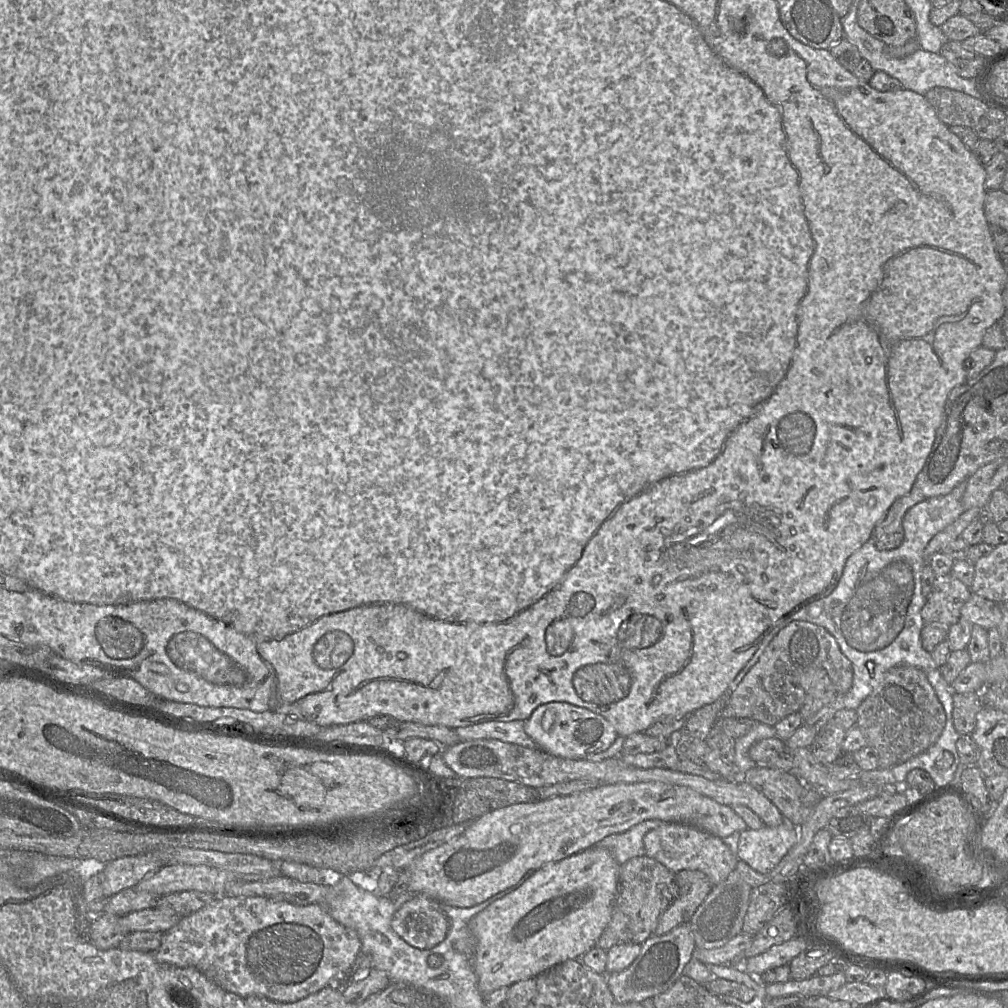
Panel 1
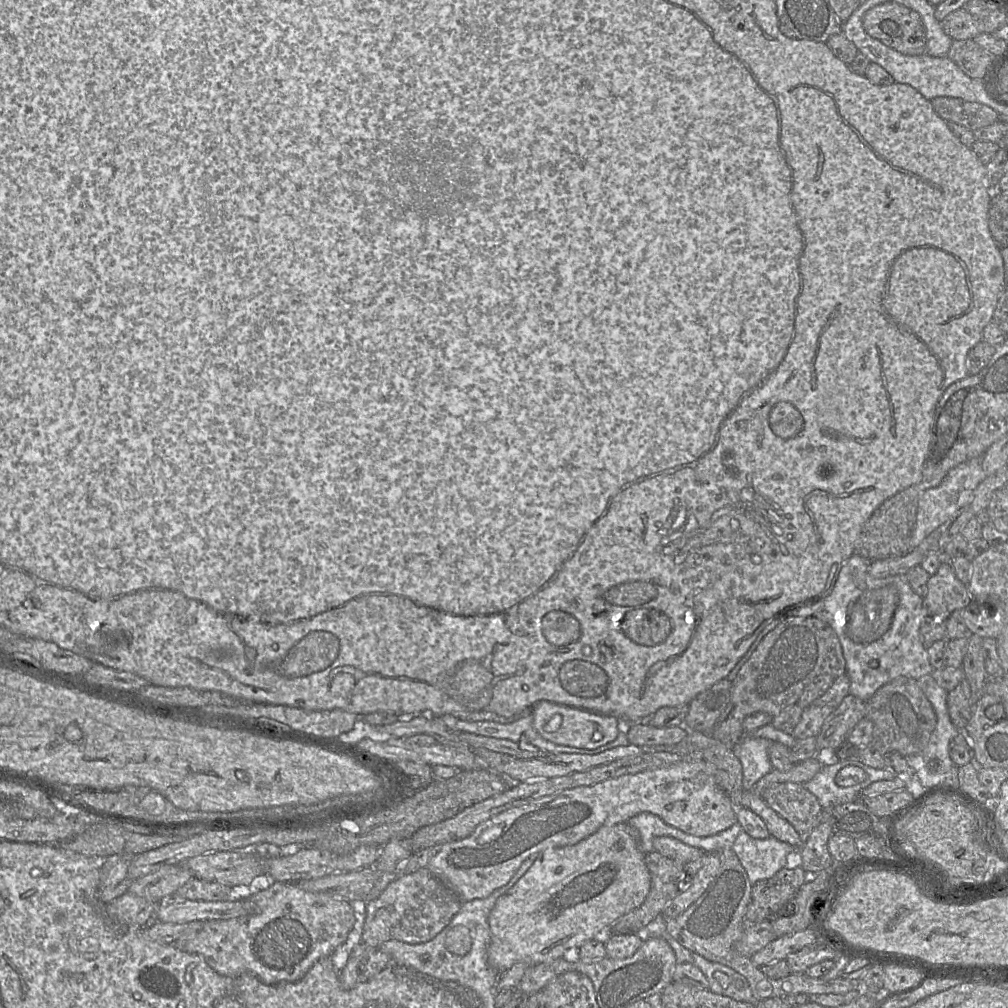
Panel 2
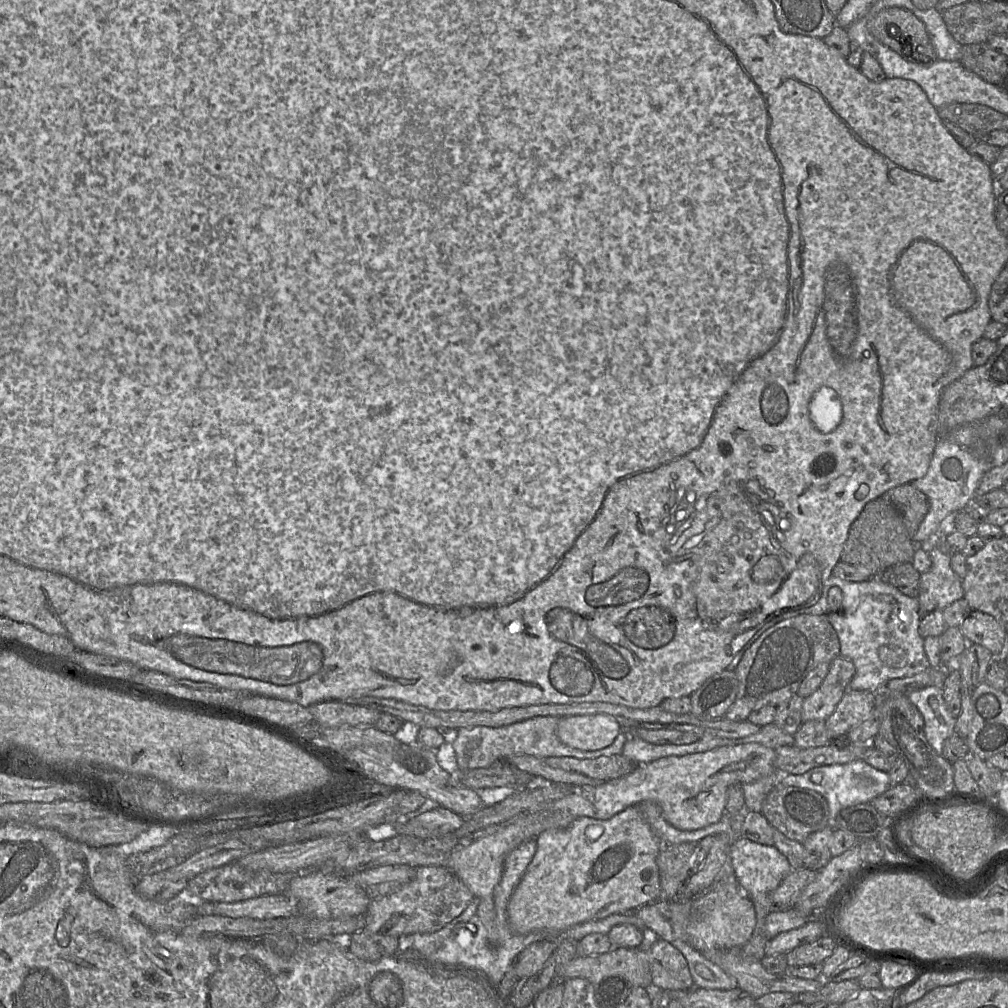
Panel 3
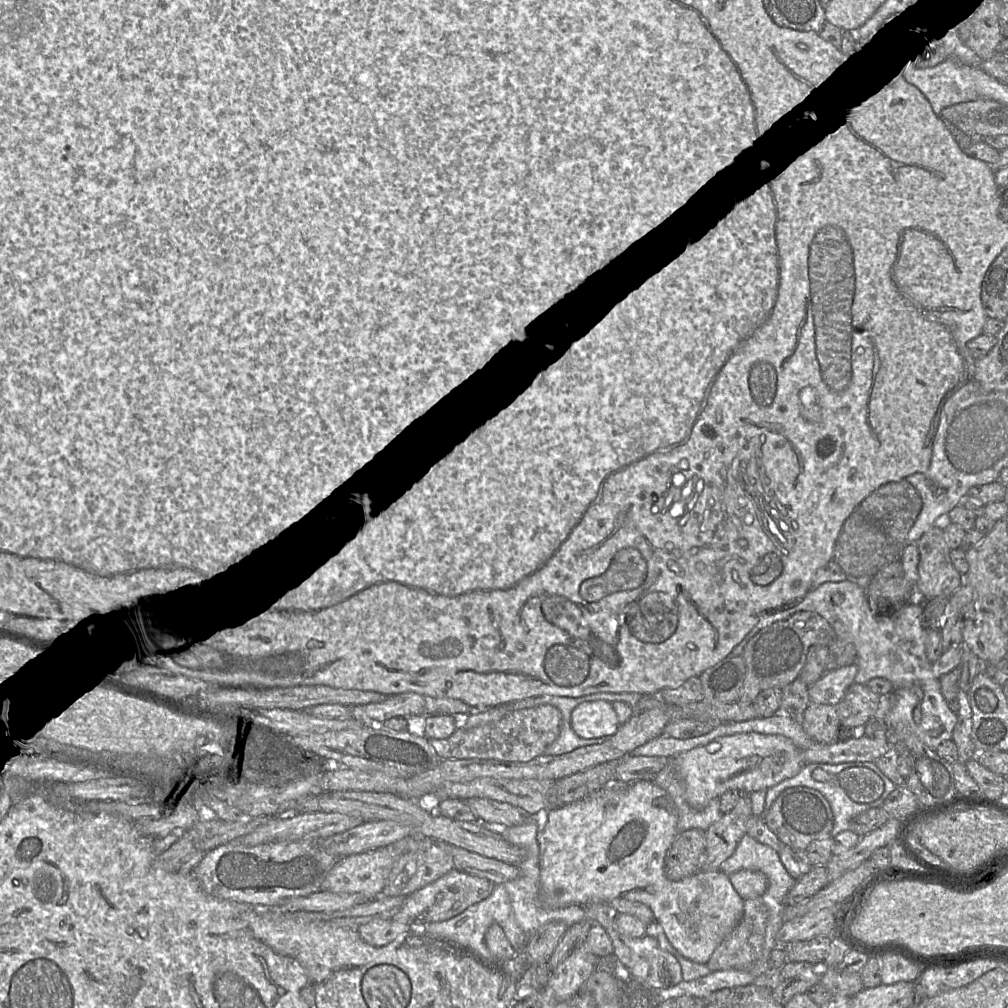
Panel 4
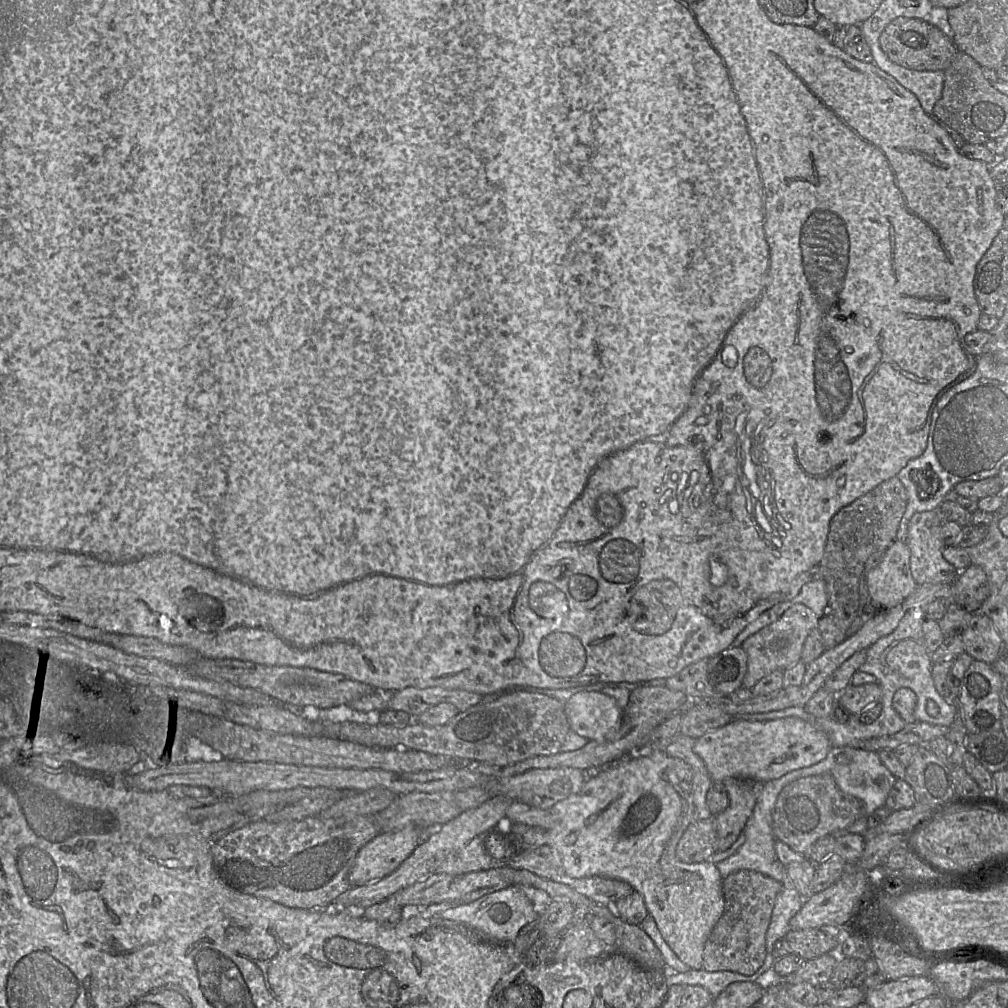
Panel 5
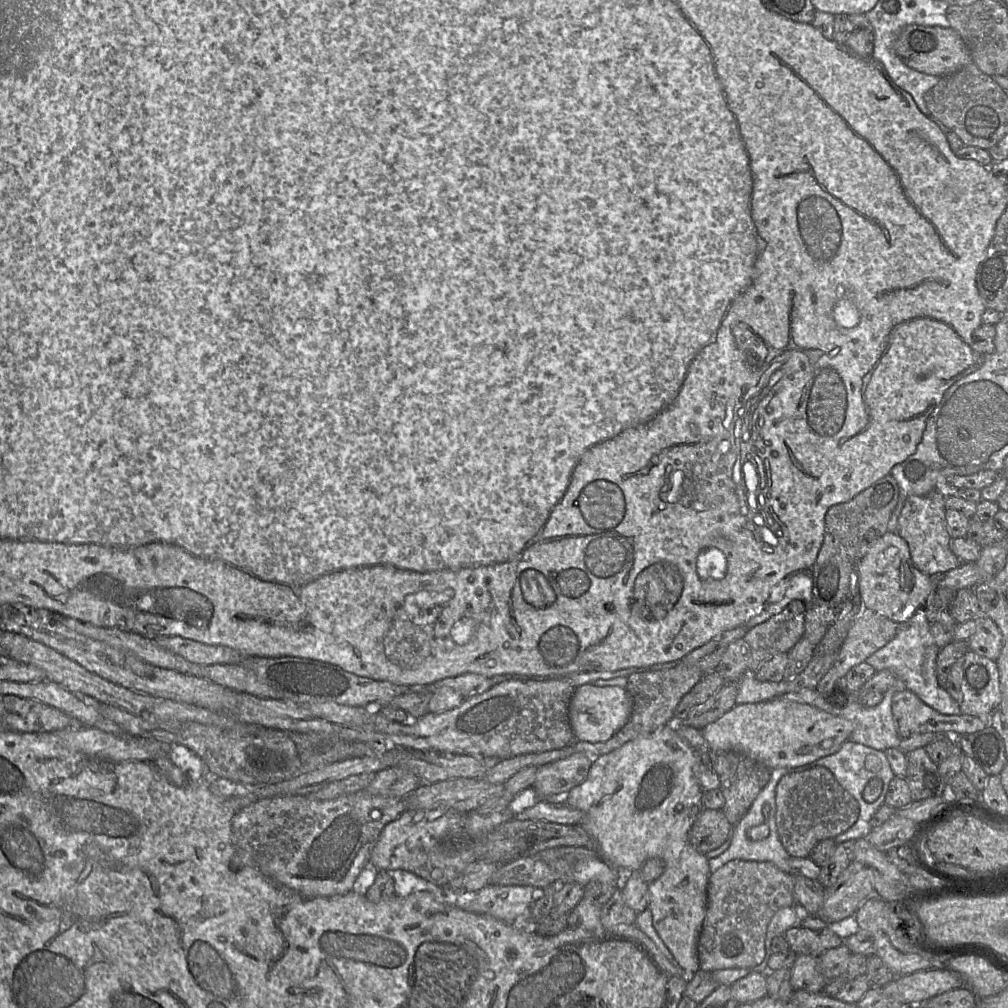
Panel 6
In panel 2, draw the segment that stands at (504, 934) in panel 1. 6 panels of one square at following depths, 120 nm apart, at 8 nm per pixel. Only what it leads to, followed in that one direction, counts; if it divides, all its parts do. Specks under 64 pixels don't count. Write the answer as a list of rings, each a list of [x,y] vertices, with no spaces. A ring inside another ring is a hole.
[[[628,822],[613,826],[602,826],[597,832],[572,846],[549,848],[537,855],[536,860],[527,872],[504,894],[489,914],[490,944],[488,947],[488,963],[499,973],[505,972],[515,963],[523,962],[529,966],[550,962],[562,958],[570,948],[578,948],[585,942],[605,935],[615,921],[632,910],[638,908],[646,899],[651,887],[651,876],[645,862],[645,854],[639,848],[637,832]]]

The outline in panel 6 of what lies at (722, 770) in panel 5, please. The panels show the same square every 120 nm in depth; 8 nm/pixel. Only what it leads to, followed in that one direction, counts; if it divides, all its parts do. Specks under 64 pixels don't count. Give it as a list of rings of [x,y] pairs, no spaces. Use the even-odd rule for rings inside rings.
[[[783,699],[736,704],[702,730],[710,750],[733,751],[762,763],[771,770],[796,768],[836,753],[854,729],[851,721],[818,708]]]

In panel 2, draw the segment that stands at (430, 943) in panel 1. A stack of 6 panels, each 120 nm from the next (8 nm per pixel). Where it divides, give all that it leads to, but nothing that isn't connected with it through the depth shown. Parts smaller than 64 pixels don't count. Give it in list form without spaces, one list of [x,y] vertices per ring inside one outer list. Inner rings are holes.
[[[427,867],[413,873],[399,873],[378,897],[364,904],[362,942],[379,948],[389,940],[408,944],[428,942],[450,923],[462,903],[456,893],[436,878]]]

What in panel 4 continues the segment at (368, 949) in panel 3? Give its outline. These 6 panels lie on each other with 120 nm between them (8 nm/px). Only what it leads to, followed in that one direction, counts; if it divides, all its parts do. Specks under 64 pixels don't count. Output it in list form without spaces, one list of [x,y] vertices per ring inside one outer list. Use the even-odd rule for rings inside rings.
[[[373,919],[357,928],[359,936],[367,944],[375,947],[385,946],[402,934],[410,926],[392,919]]]

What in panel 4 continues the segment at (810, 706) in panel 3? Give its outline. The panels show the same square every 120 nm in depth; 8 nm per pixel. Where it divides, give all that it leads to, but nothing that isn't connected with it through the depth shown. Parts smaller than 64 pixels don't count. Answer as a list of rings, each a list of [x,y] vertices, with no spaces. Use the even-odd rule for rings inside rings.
[[[856,663],[829,670],[812,686],[808,687],[810,703],[836,706],[854,683],[858,671]]]

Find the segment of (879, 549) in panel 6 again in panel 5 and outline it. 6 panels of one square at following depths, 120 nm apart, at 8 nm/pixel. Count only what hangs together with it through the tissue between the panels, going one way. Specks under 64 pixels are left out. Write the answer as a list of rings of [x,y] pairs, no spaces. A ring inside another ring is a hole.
[[[896,540],[877,566],[867,573],[867,588],[874,604],[879,608],[893,608],[911,595],[918,584],[910,568],[910,549],[906,542]]]

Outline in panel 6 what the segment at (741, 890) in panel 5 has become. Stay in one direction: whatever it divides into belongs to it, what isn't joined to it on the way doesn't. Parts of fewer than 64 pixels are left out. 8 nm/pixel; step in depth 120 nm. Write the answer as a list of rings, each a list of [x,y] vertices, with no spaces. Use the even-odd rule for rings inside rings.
[[[731,860],[709,876],[707,907],[698,938],[700,969],[705,972],[759,965],[765,957],[768,924],[781,908],[796,905],[794,878],[771,862]]]

